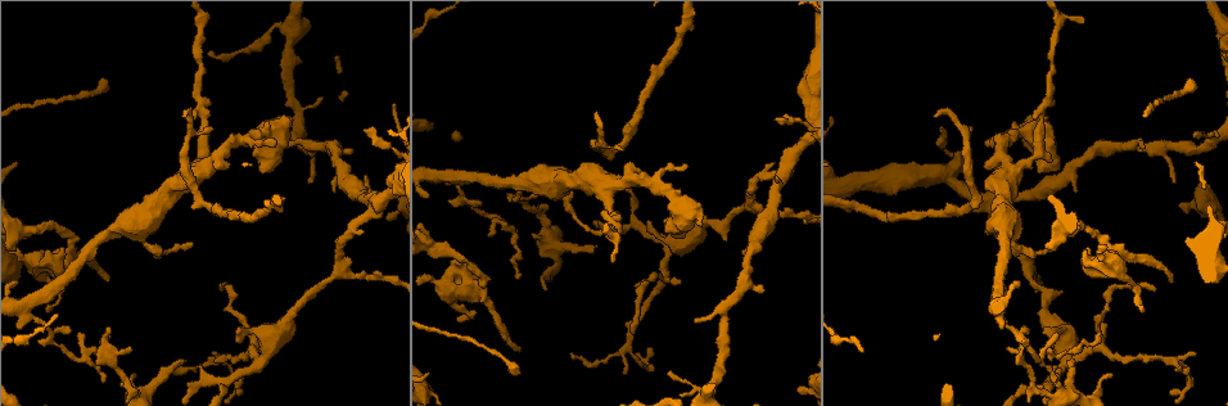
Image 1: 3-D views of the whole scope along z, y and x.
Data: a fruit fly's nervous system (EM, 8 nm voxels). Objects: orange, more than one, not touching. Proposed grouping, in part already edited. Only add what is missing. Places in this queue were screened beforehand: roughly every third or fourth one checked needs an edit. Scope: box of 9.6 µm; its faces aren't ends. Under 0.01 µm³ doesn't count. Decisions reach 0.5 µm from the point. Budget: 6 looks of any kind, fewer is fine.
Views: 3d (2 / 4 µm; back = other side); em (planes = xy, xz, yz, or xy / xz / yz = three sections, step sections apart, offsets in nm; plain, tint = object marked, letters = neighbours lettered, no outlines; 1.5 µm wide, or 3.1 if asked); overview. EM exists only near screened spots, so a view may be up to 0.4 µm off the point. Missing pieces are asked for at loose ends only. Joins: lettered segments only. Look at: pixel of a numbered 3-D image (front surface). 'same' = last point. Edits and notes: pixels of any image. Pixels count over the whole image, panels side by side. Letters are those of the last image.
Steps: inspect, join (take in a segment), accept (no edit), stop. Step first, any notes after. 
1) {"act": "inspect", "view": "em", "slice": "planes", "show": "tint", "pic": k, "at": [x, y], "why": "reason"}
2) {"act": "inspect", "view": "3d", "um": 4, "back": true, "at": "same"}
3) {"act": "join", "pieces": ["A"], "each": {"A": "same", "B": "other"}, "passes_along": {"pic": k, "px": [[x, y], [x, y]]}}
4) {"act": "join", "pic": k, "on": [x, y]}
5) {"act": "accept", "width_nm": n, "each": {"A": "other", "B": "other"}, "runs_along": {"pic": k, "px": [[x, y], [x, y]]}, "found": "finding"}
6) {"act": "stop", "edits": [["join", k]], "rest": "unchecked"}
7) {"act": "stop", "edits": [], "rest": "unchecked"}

{"act": "inspect", "view": "3d", "um": 4, "pic": 1, "at": [1169, 280], "why": "thin end"}

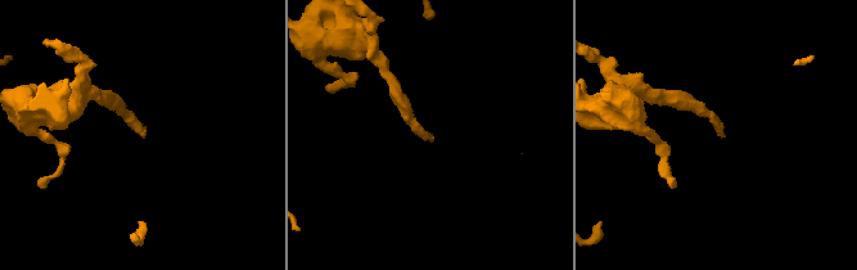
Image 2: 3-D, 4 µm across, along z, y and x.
{"act": "inspect", "view": "em", "slice": "planes", "show": "letters", "pic": 2, "at": [723, 135]}

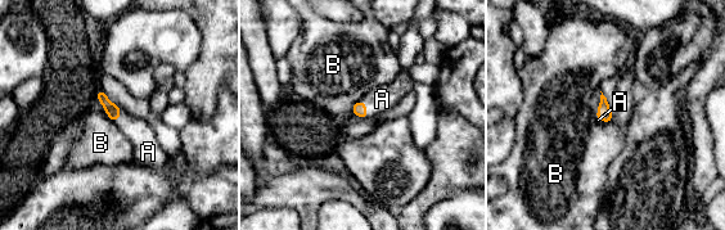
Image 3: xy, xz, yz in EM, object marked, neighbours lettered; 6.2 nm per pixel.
{"act": "join", "pieces": ["A"], "each": {"A": "same", "B": "other"}, "passes_along": {"pic": 3, "px": [[359, 108], [366, 109], [382, 99]]}, "found": "the cell continues"}

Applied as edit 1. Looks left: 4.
{"act": "inspect", "view": "3d", "um": 2, "pic": 1, "at": [1008, 348], "why": "thin end"}

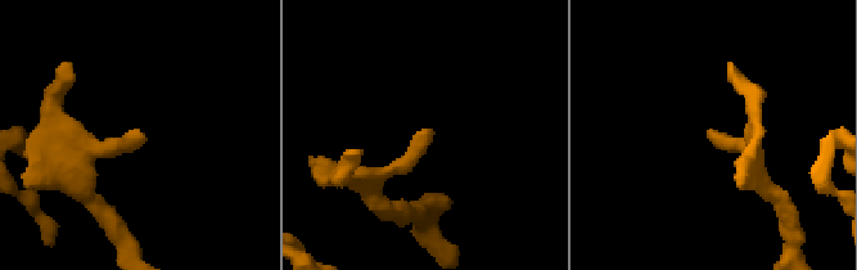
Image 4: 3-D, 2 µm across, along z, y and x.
{"act": "inspect", "view": "em", "slice": "xy", "step": 8, "show": "letters", "pic": 4, "at": [140, 133], "why": "now the EM"}

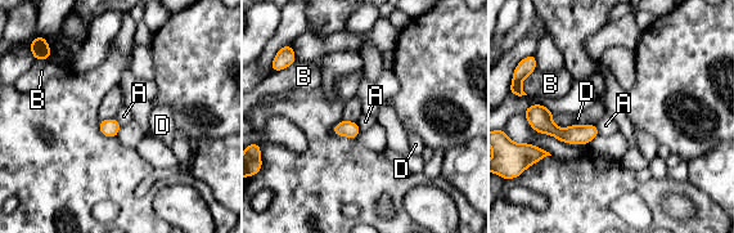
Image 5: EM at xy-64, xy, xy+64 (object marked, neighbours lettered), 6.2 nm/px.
{"act": "accept", "each": {"A": "other", "B": "other", "D": "other"}, "border": {"pic": 5, "px": [[593, 124], [599, 134]]}, "found": "none of them fits"}

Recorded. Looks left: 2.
{"act": "inspect", "view": "3d", "um": 2, "pic": 1, "at": [1194, 135], "why": "free end"}

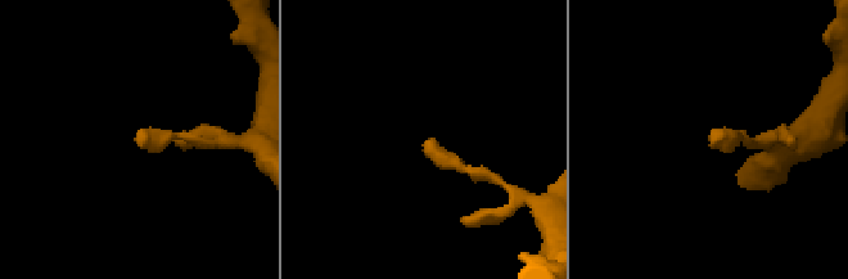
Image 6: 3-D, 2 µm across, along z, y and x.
{"act": "inspect", "view": "em", "slice": "planes", "show": "letters", "pic": 6, "at": [717, 143]}

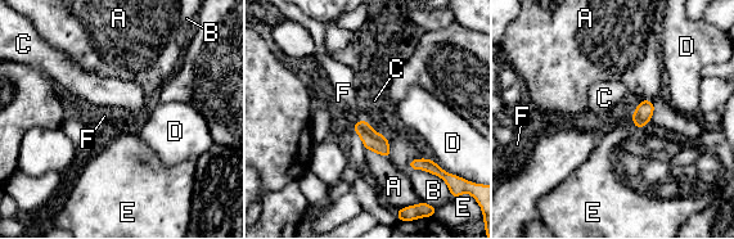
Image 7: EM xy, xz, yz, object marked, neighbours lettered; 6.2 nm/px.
{"act": "accept", "each": {"A": "other", "B": "other", "C": "other", "D": "other", "E": "other", "F": "other"}, "border": {"pic": 7, "px": [[365, 118], [352, 125]]}, "found": "none of them fits"}

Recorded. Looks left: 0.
{"act": "stop", "edits": [["join", 3]], "rest": "unchecked"}

